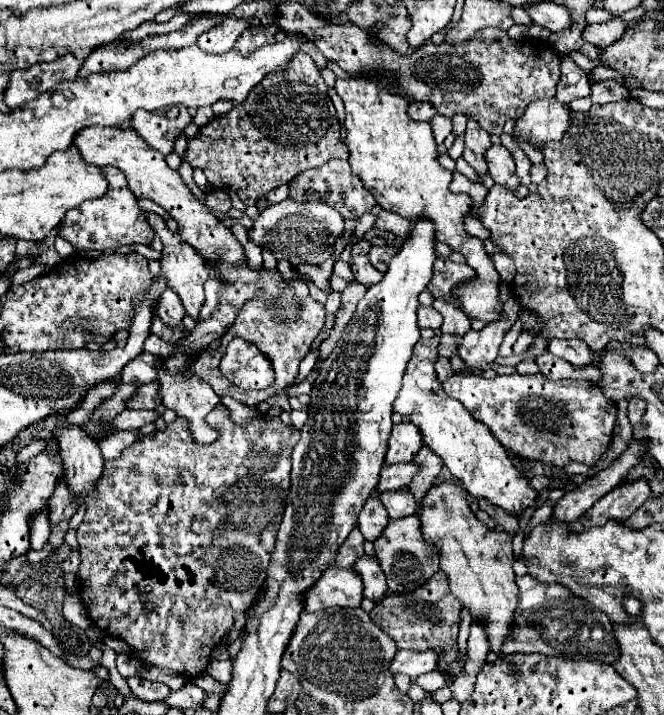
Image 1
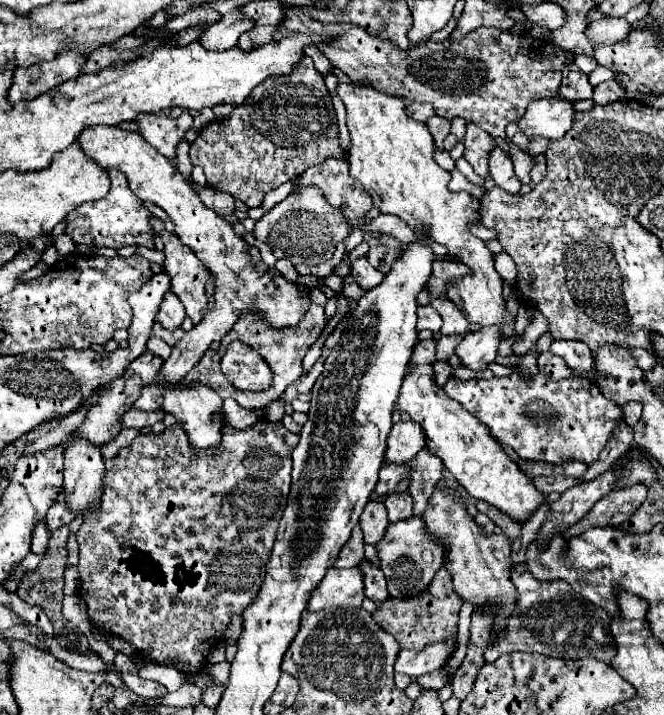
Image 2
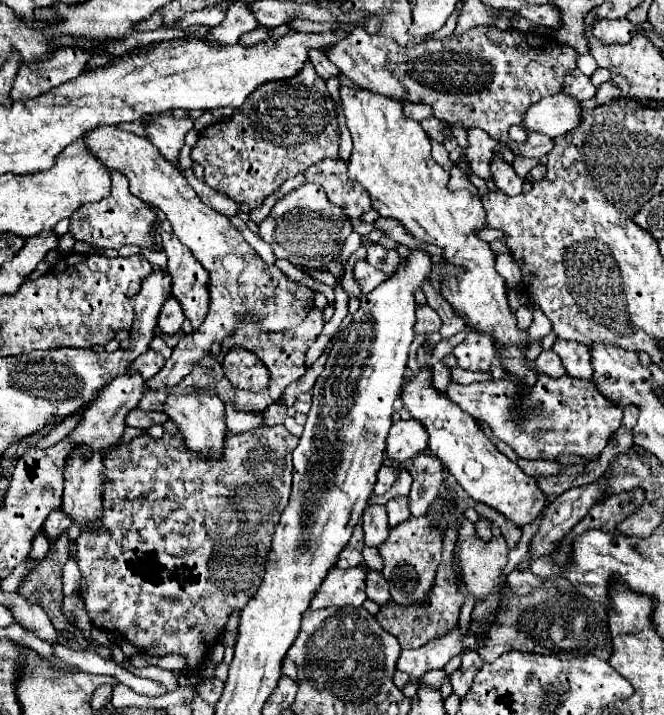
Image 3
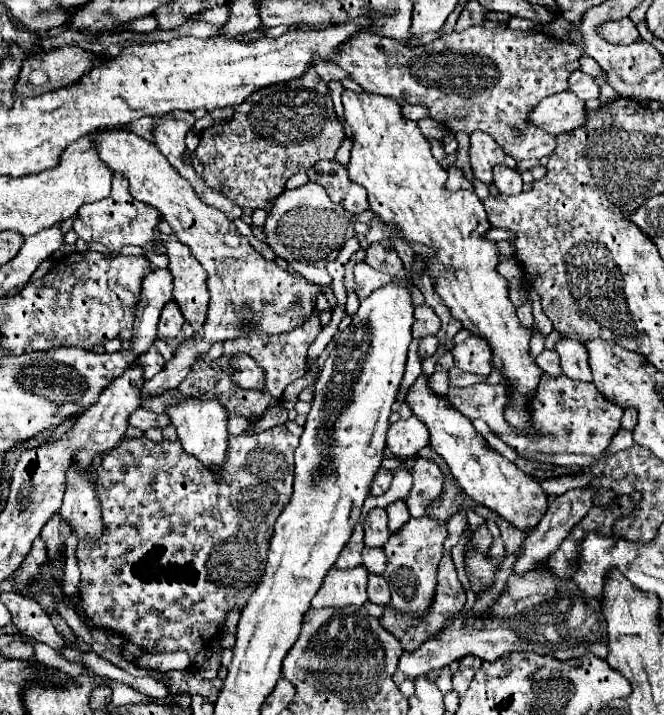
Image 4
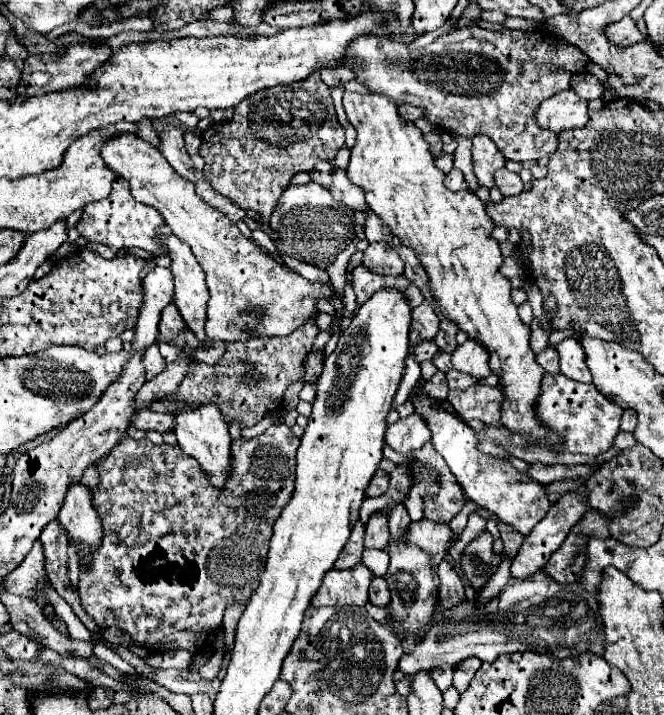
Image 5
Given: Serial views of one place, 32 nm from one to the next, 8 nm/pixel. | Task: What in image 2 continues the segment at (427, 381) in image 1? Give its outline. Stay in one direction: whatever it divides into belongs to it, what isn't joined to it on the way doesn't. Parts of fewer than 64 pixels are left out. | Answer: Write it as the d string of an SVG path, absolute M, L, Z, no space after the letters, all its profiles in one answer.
M410 362L408 372L404 376L404 384L400 396L396 400L396 410L408 414L414 422L418 422L426 434L426 446L432 454L442 458L444 466L450 474L466 488L466 492L476 498L484 500L504 514L518 522L526 522L532 512L540 508L544 496L534 488L532 478L526 476L518 464L514 464L502 446L492 438L488 426L480 424L476 418L470 416L462 408L460 402L452 400L434 380L434 370L430 362Z

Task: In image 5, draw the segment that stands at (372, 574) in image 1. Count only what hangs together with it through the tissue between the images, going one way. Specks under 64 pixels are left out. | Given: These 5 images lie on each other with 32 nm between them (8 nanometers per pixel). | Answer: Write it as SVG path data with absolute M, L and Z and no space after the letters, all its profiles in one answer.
M374 576L372 582L370 582L368 596L370 596L370 602L372 602L374 606L388 606L388 604L390 604L390 590L388 590L386 580Z

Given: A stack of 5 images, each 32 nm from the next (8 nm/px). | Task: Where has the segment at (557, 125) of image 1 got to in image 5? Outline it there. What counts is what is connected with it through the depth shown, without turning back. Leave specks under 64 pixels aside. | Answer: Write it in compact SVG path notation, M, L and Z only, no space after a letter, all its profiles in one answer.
M564 90L542 100L534 114L534 120L540 128L546 128L554 134L560 134L562 130L582 128L588 122L586 100L580 100L576 92Z

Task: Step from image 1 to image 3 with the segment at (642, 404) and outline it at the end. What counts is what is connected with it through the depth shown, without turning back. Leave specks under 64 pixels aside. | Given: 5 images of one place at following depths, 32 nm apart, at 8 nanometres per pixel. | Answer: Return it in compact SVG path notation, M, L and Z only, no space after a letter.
M634 404L626 406L626 408L624 408L624 418L622 418L622 424L624 424L626 428L634 428L634 426L636 426L638 416L640 416L640 408L638 408L638 406L634 406Z

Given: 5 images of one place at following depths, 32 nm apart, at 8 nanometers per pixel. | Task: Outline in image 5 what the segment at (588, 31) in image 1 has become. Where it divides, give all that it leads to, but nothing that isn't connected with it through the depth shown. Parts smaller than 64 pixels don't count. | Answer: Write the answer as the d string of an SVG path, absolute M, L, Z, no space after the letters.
M624 16L620 22L608 24L606 38L612 44L620 44L620 46L628 46L628 44L636 44L636 42L644 40L644 36L636 28L636 22L630 16Z

